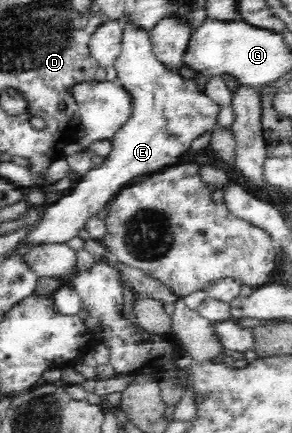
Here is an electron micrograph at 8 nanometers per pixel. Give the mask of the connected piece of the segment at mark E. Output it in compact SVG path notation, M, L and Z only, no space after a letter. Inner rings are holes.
M128 23L123 27L121 55L115 60L117 79L131 96L130 119L116 131L111 152L102 165L94 166L83 178L67 185L67 192L57 192L42 208L40 221L25 236L29 243L66 243L84 229L86 221L108 205L121 189L141 182L146 176L178 164L194 139L206 131L214 132L220 106L199 91L196 79L188 80L168 72L154 56L150 33Z

